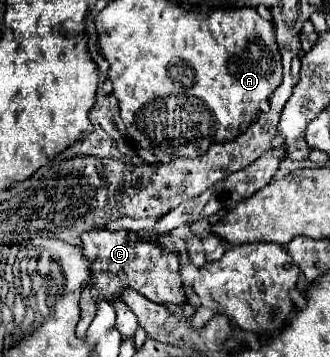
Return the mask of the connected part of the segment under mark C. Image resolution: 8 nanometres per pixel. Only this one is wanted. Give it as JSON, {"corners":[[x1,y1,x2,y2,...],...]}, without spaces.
{"corners":[[93,228,85,234,81,234,81,246,85,252,85,258,89,260,91,270,91,288,85,288,81,292,81,320,77,324,77,334,85,336,93,316,95,316,95,302,101,298,117,296,119,288,133,288,139,294,147,296,149,300,157,304,183,304,185,292,183,282,179,274,179,258,177,252,167,252,163,246,155,240,141,240,131,230,101,230]]}

